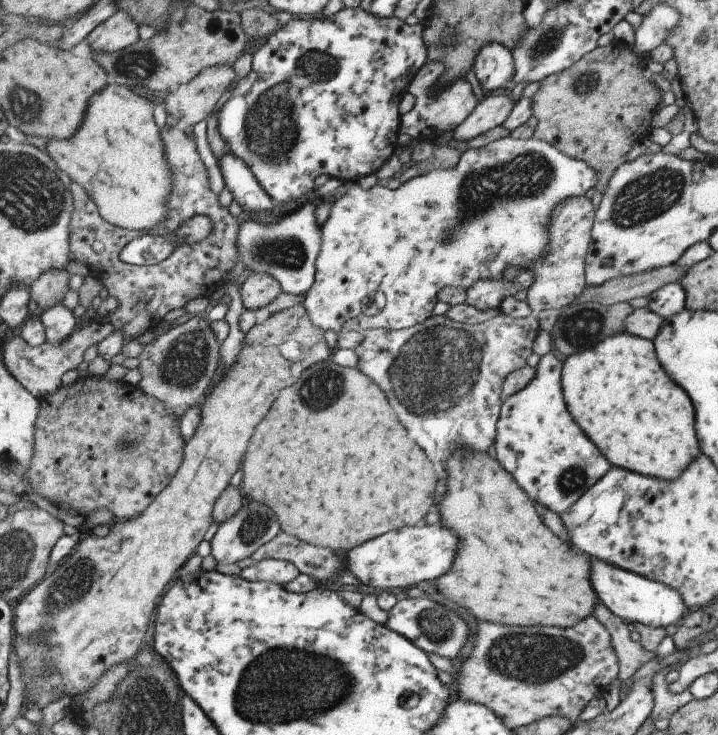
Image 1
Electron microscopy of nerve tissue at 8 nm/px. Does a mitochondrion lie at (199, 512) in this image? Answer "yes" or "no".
no

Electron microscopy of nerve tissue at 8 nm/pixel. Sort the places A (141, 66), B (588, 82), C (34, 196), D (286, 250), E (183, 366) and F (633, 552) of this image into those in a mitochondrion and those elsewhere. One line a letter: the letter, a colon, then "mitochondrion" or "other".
A: mitochondrion
B: mitochondrion
C: mitochondrion
D: mitochondrion
E: mitochondrion
F: other

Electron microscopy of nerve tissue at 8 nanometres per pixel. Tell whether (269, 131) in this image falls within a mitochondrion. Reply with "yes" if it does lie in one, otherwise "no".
yes

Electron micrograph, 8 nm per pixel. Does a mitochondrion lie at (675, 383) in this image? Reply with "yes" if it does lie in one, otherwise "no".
no

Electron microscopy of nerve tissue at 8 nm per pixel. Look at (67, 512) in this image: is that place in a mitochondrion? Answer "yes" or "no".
no

